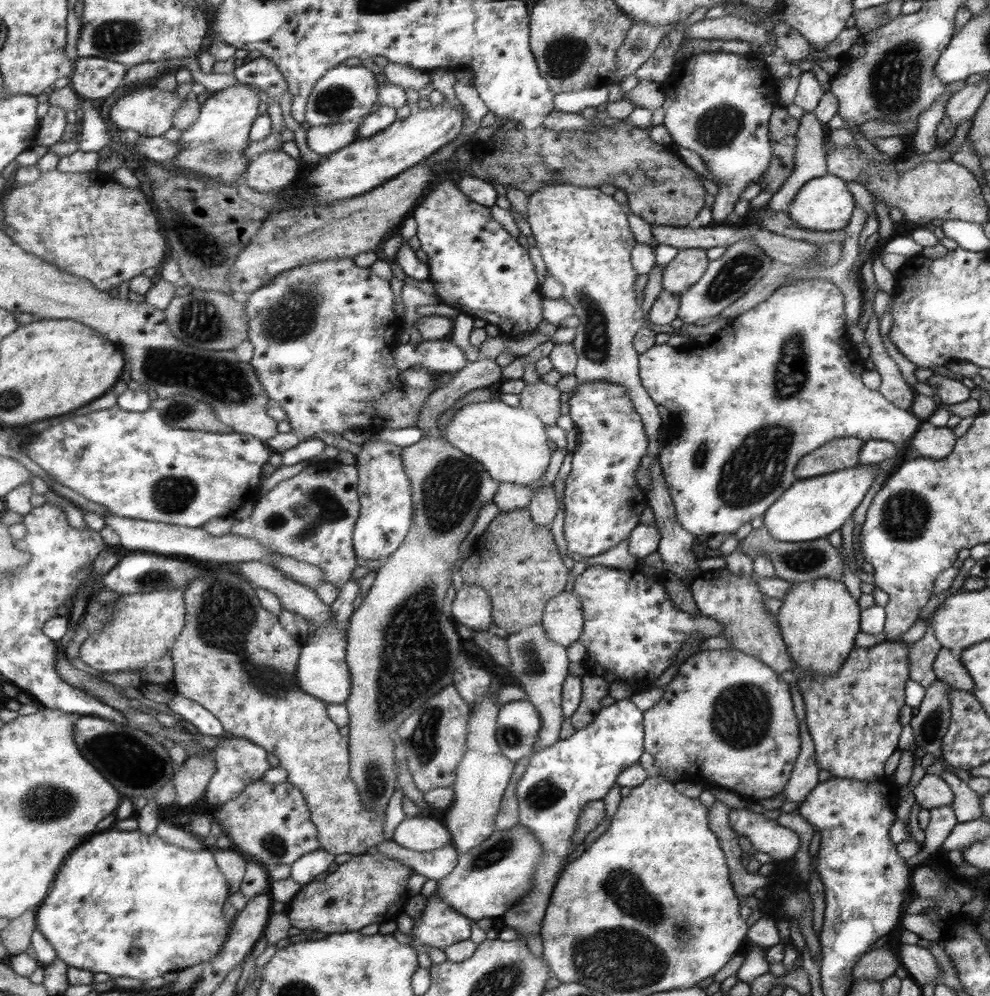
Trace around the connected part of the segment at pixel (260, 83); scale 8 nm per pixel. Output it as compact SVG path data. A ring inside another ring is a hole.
M258 57L236 67L233 75L238 82L260 88L277 102L289 90L287 80L278 67L266 57Z

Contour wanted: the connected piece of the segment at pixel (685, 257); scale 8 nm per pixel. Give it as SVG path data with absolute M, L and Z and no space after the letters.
M701 248L679 249L663 272L662 288L666 292L686 293L707 272L710 258Z

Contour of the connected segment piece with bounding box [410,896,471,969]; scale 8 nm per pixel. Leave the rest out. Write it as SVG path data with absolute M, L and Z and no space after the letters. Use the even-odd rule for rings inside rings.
M431 896L419 919L414 920L411 946L418 950L419 965L430 969L434 964L429 959L427 948L446 950L457 942L470 939L470 923L458 911L446 908L446 902Z

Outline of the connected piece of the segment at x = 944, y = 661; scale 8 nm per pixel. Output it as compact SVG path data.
M941 649L933 665L936 677L950 687L974 694L974 681L960 659L948 649Z

